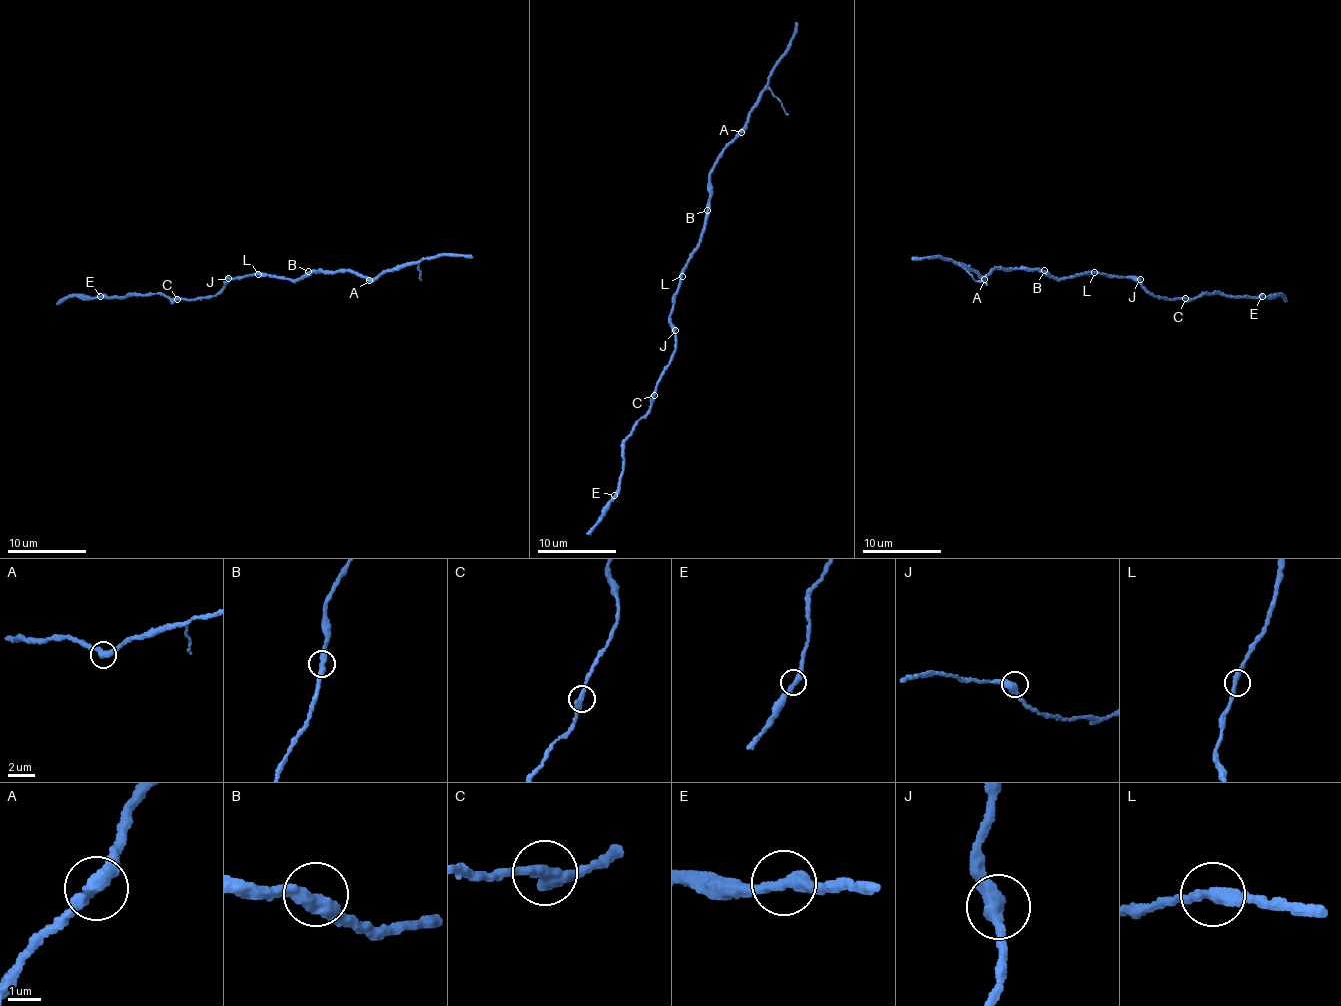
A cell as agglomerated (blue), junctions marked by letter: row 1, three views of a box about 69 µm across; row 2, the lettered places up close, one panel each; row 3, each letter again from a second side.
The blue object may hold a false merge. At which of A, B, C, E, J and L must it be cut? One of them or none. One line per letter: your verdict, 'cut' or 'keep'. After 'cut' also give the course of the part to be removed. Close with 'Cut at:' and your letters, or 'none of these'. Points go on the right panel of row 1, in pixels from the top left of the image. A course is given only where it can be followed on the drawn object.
A: keep
B: keep
C: keep
E: keep
J: keep
L: keep
Cut at: none of these

